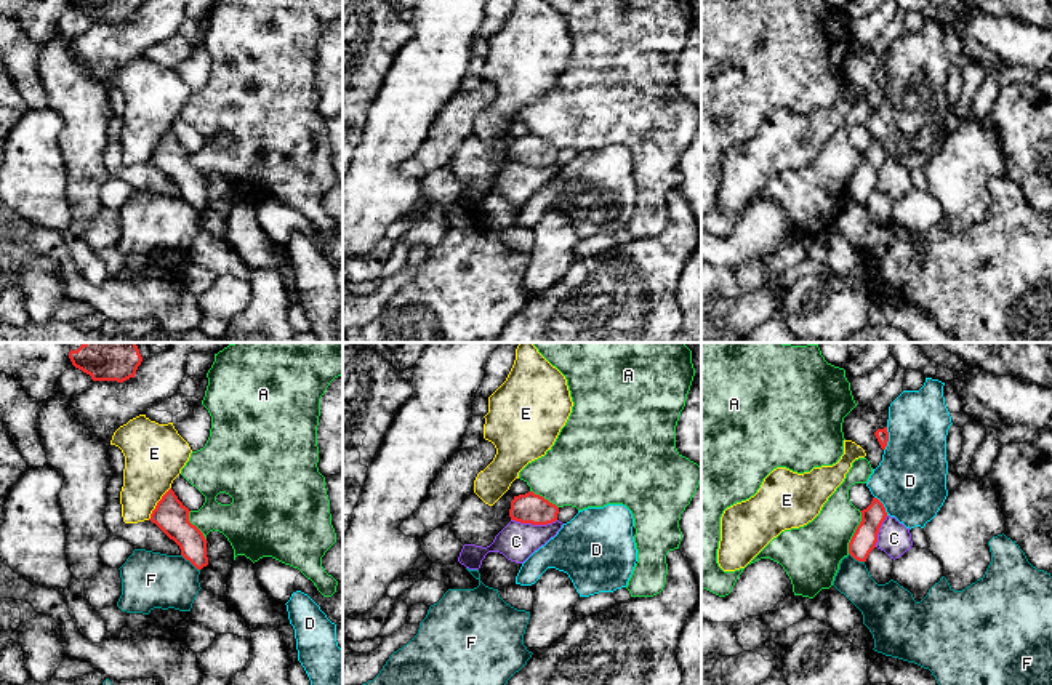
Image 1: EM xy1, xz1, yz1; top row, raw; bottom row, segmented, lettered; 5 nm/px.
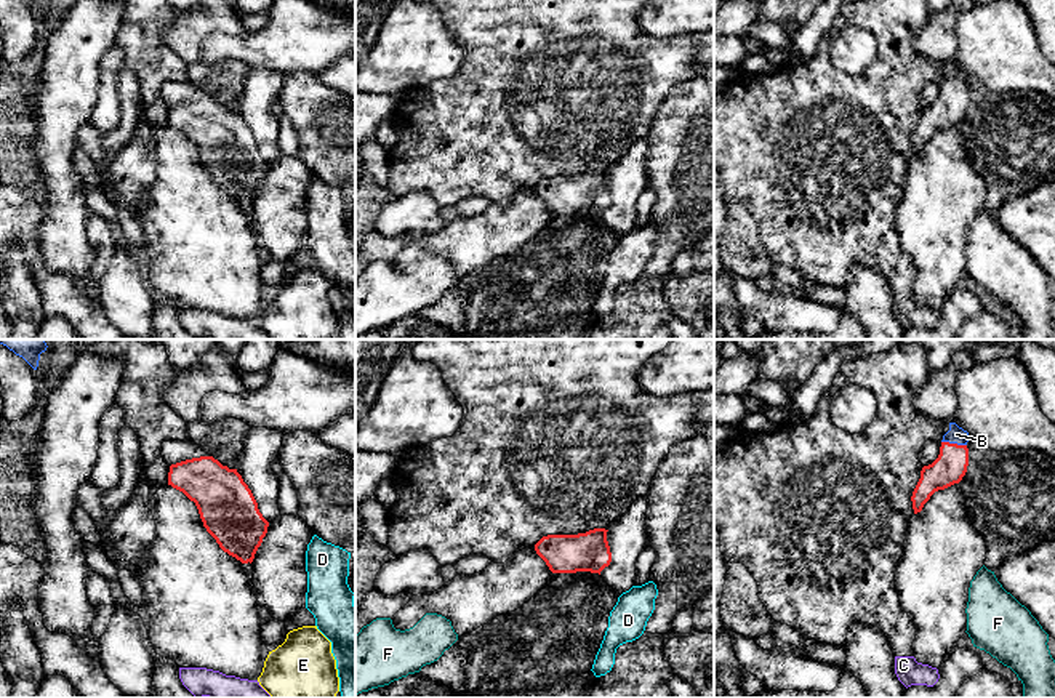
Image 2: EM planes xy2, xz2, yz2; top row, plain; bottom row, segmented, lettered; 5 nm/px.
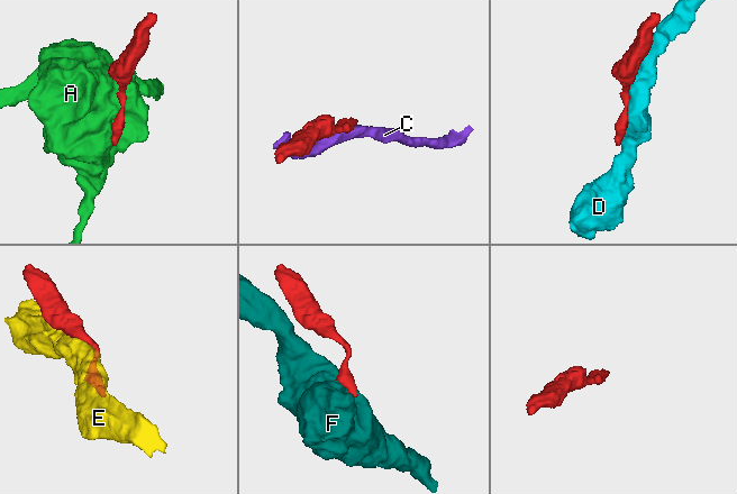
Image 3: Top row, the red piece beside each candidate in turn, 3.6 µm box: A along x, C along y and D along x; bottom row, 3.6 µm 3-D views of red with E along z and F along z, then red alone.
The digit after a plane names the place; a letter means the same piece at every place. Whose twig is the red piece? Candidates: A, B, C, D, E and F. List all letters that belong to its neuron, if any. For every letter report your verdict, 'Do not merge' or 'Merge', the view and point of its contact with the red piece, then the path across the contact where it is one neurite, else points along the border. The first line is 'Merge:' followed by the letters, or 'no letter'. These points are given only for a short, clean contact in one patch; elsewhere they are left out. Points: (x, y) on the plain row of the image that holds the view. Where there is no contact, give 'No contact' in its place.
Merge: B
A: Do not merge. Touches red at yz1 (855, 173). Boundary: yz1 (860, 152), (860, 165), (849, 184), (847, 194)
B: Merge. Touches red at yz2 (954, 85). Path across: yz2 (951, 106), (954, 85), (956, 76)
C: Do not merge. Touches red at xz1 (534, 165). Boundary: xz1 (511, 160), (521, 165), (551, 165), (556, 162)
D: Do not merge. Touches red at yz1 (887, 80)
E: Do not merge. Touches red at xy1 (157, 144)
F: Do not merge. Touches red at xy1 (191, 204). Boundary: xy1 (181, 196), (199, 212)

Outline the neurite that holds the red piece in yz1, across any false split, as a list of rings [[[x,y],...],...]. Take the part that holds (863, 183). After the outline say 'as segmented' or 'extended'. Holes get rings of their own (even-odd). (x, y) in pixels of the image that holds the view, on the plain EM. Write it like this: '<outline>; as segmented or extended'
[[[873,139],[871,146],[860,154],[861,163],[849,184],[849,195],[858,203],[866,203],[869,194],[876,189],[877,174],[887,154],[877,139]]]; as segmented

